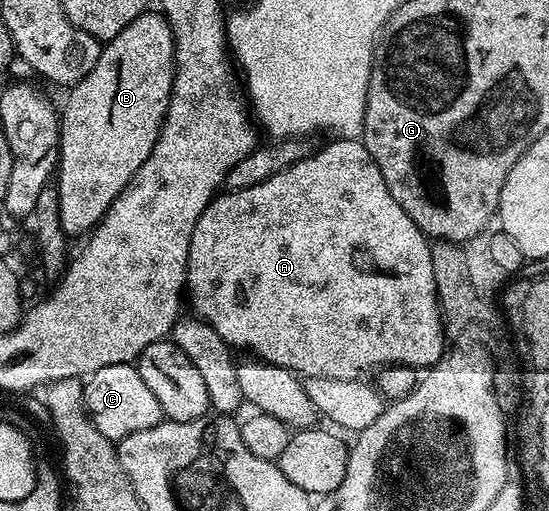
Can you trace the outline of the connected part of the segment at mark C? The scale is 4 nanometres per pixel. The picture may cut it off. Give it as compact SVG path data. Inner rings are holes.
M124 362L99 368L84 379L83 385L85 411L88 412L95 428L103 432L103 436L120 440L131 436L131 432L143 432L143 428L155 428L163 420L159 400L155 400L143 376L139 376L136 365Z

